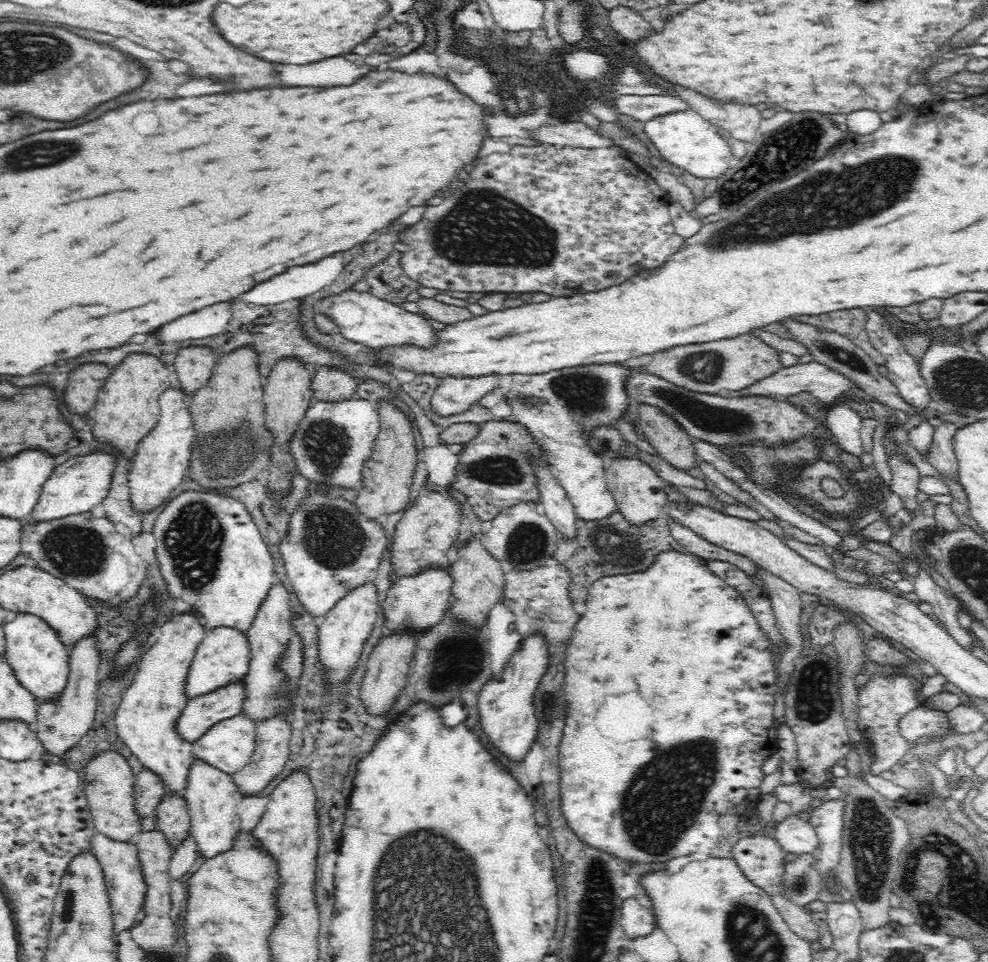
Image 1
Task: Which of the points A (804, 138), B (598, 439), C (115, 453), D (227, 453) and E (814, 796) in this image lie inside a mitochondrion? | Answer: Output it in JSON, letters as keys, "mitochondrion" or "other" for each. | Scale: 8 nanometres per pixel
{"A":"mitochondrion","B":"mitochondrion","C":"other","D":"mitochondrion","E":"other"}

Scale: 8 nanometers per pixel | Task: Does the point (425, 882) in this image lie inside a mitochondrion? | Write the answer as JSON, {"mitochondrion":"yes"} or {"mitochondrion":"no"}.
{"mitochondrion":"yes"}

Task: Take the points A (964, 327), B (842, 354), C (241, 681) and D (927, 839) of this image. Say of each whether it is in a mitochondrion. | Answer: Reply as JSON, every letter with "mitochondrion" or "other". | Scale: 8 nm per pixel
{"A":"other","B":"mitochondrion","C":"other","D":"mitochondrion"}

